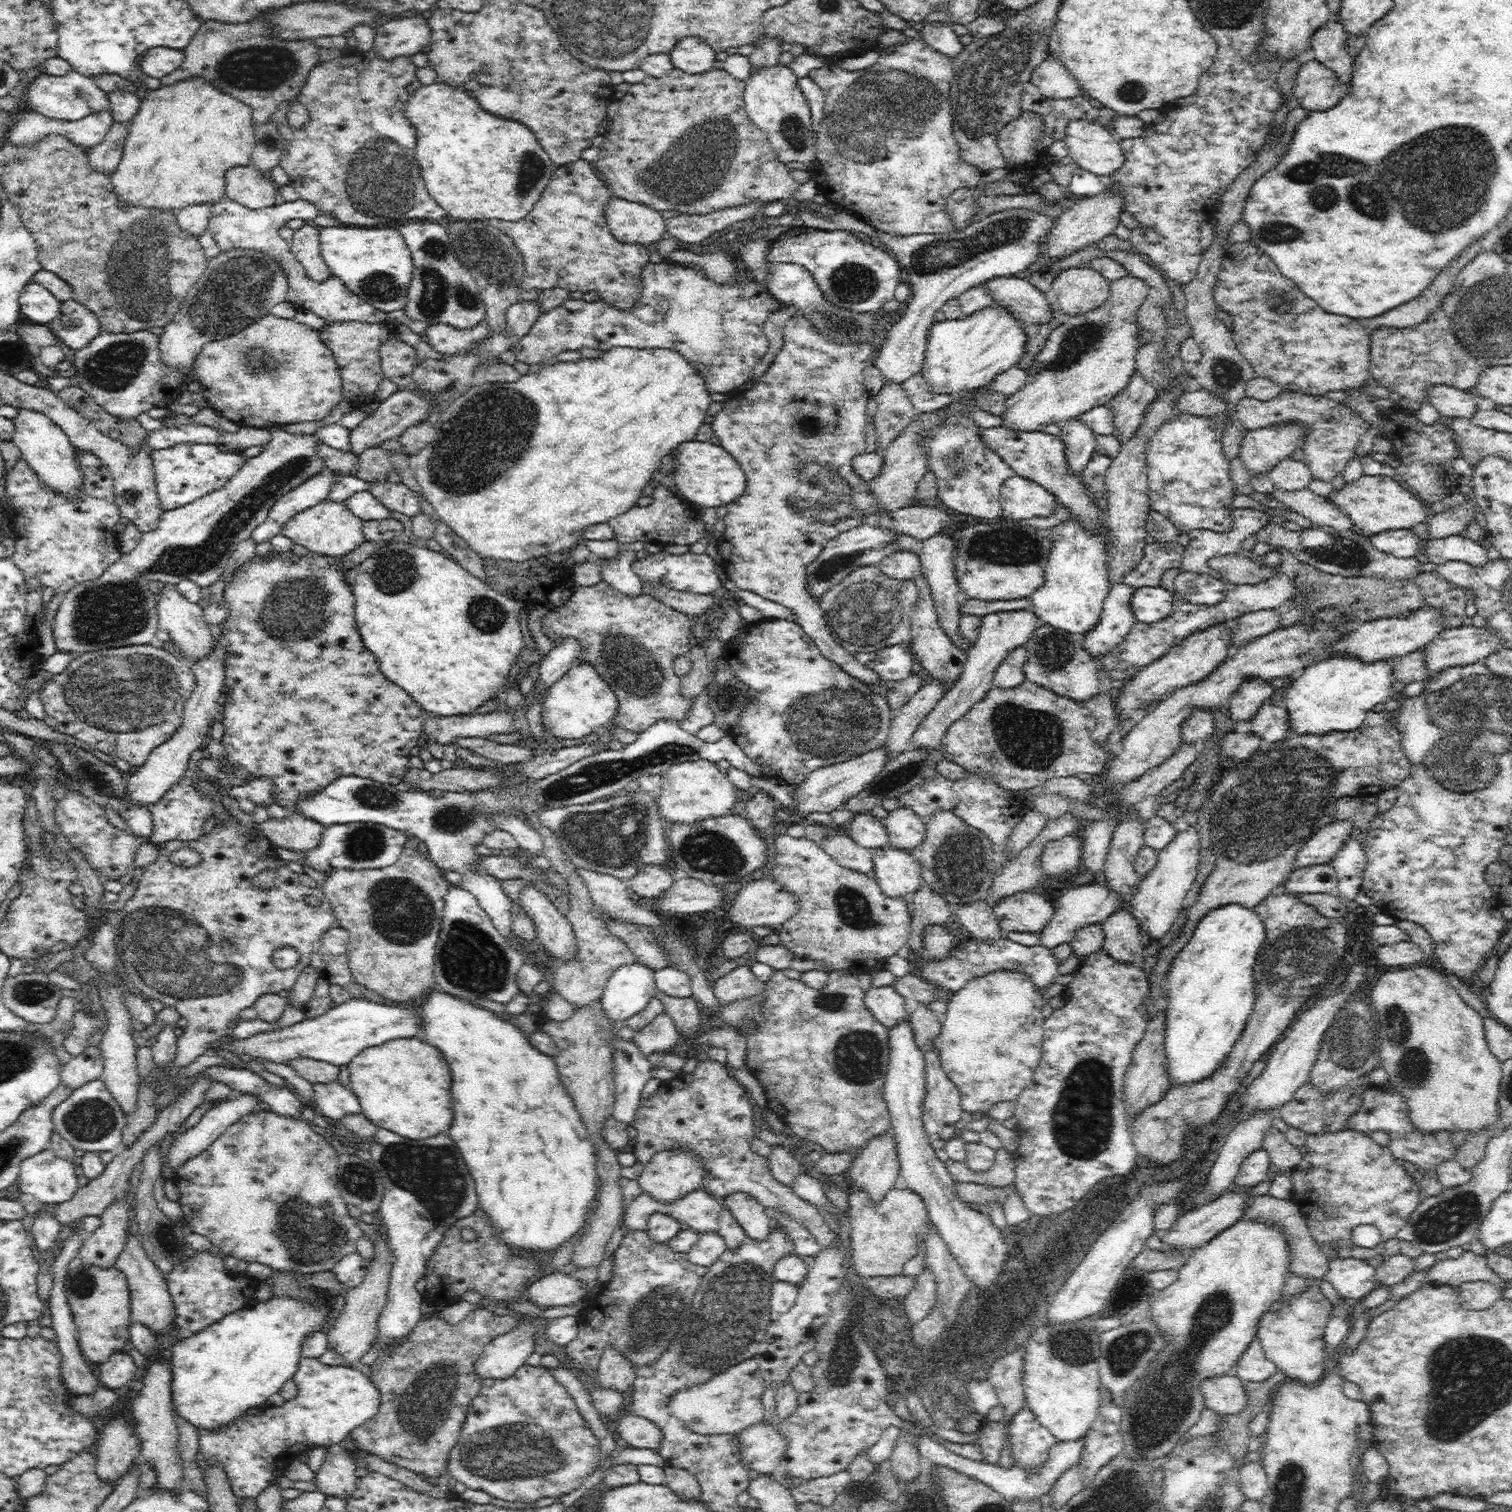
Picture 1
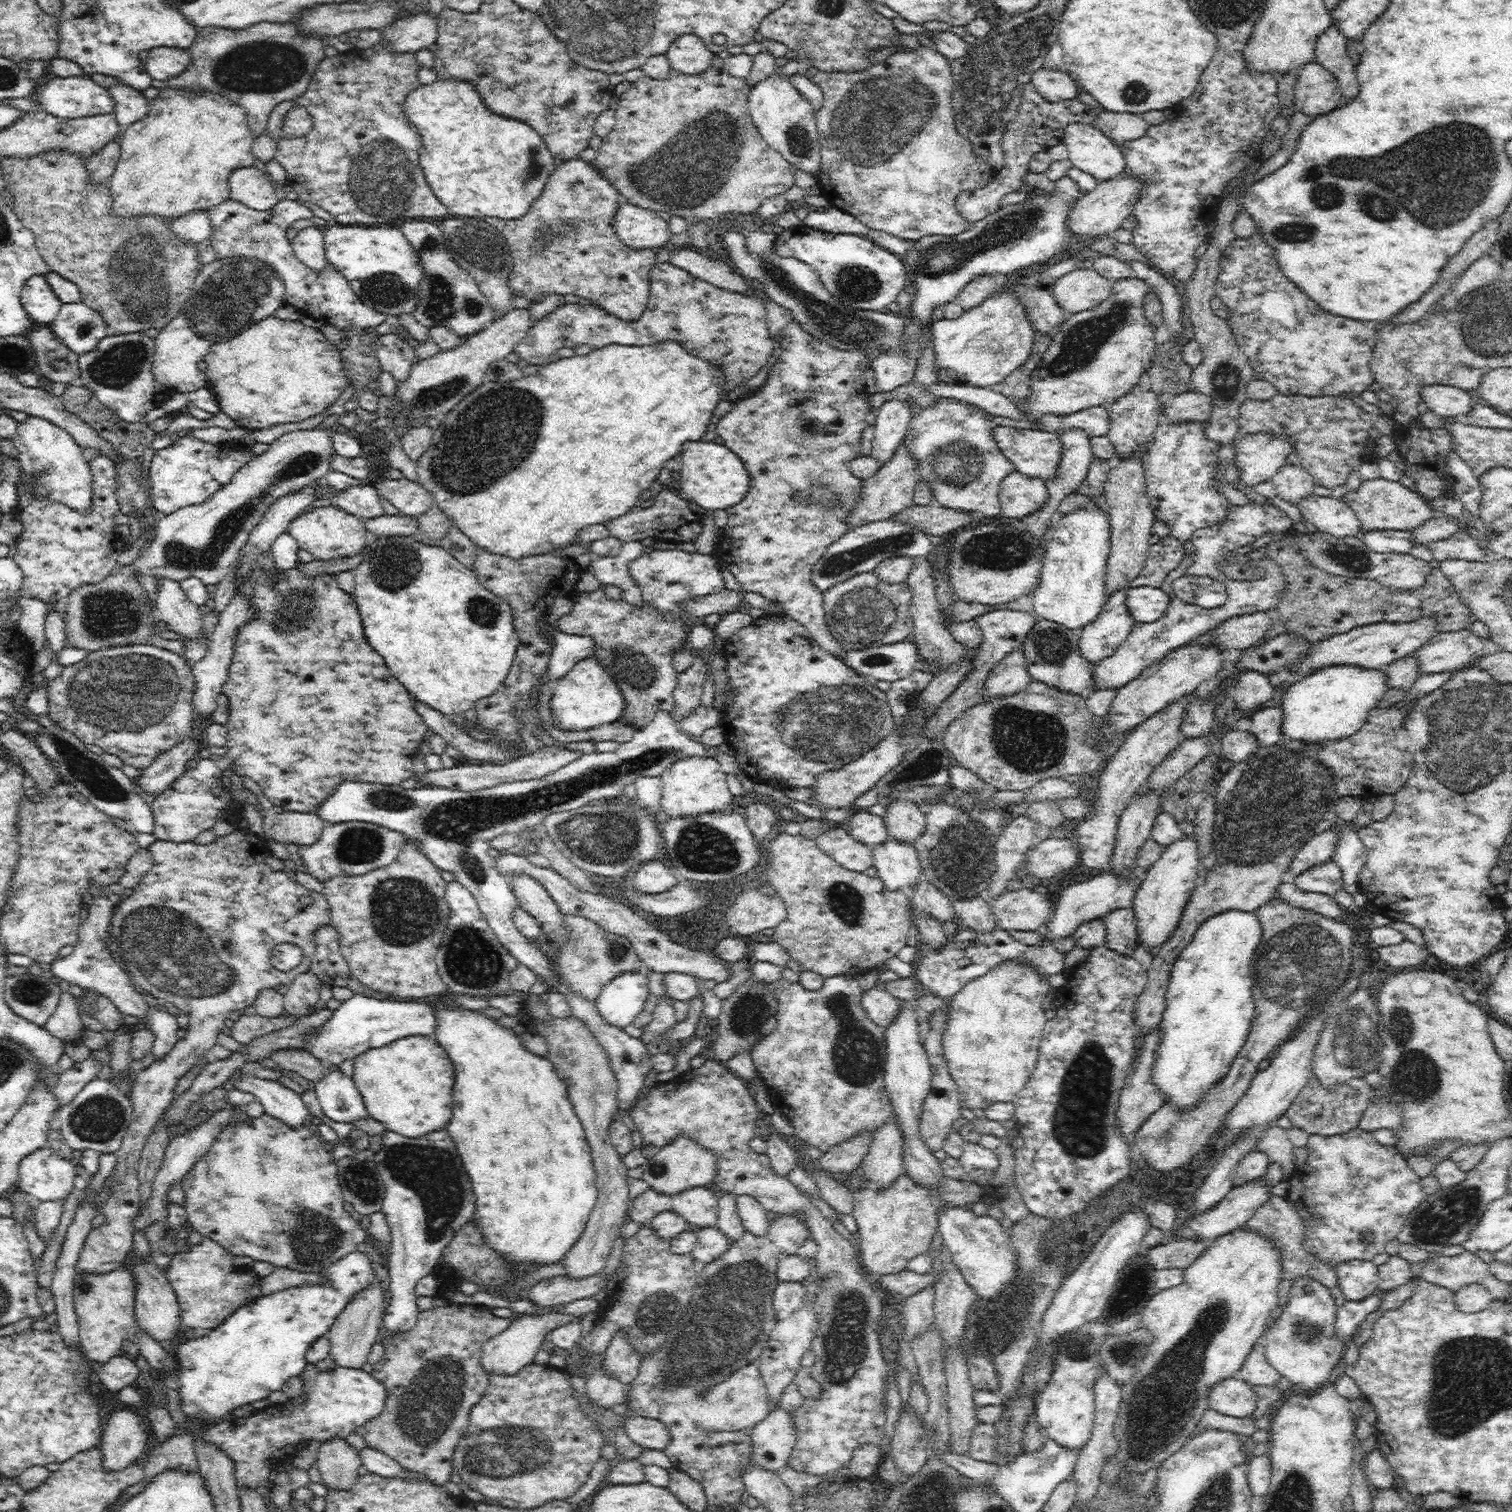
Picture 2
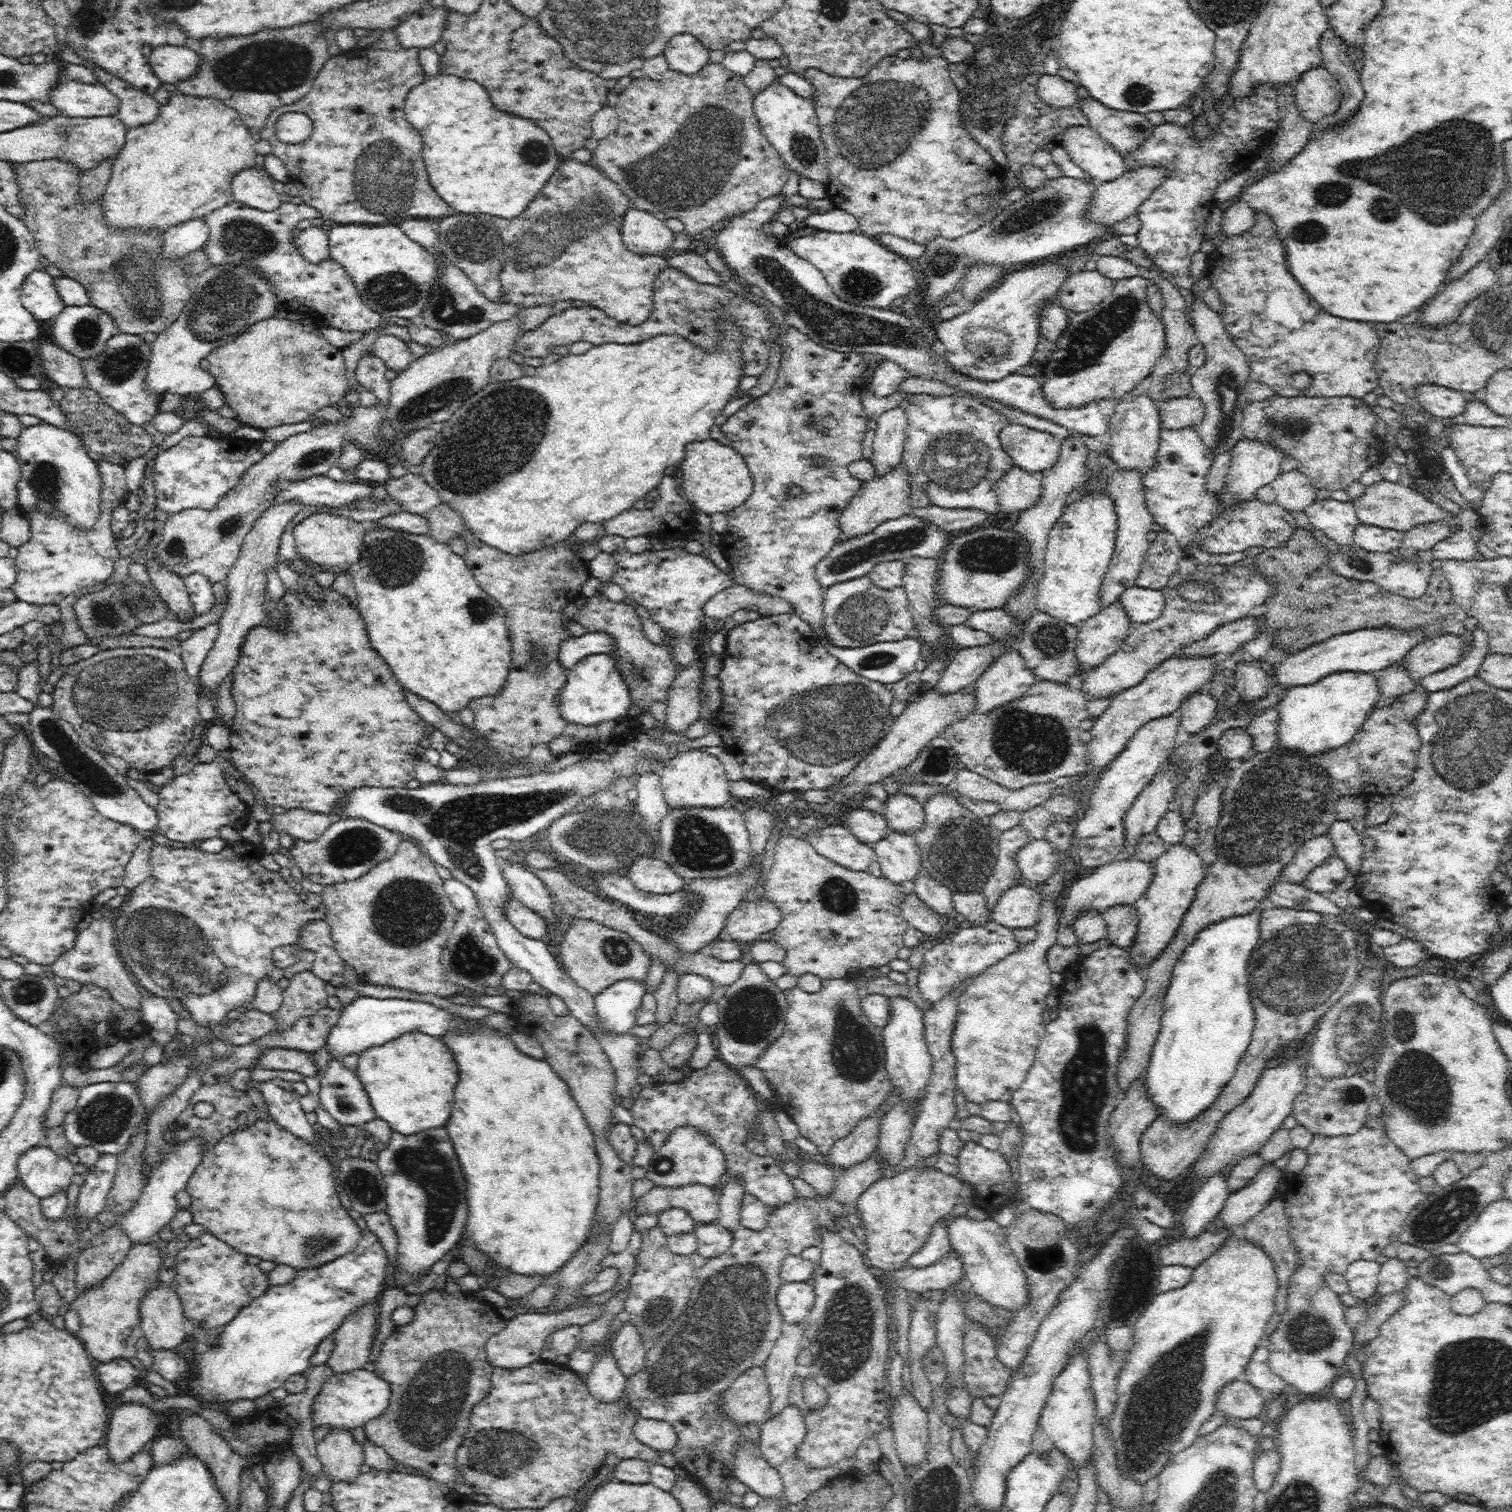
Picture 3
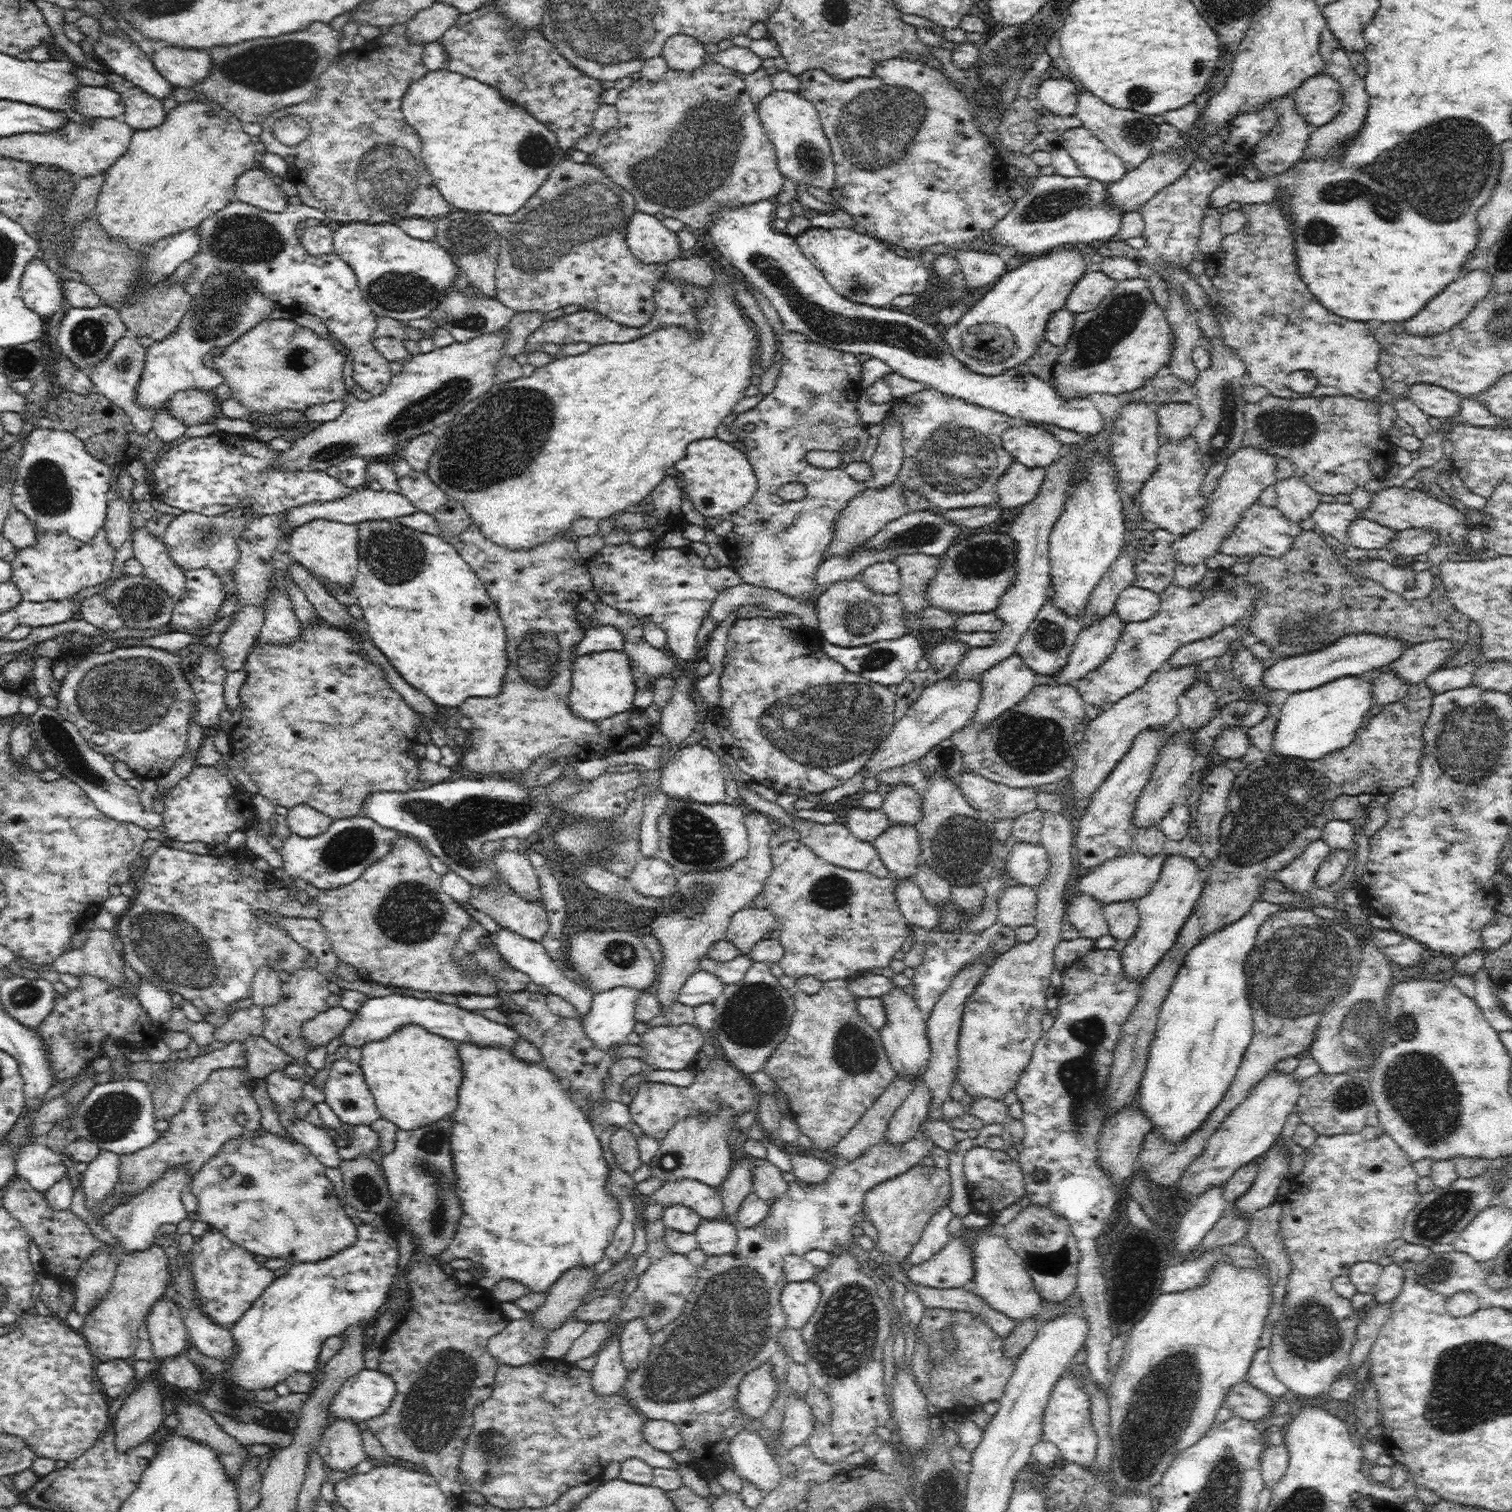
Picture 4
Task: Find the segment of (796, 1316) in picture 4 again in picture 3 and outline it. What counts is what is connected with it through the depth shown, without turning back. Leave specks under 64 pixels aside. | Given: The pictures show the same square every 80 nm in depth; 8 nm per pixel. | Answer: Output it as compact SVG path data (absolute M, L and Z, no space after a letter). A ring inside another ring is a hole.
M808 1281L784 1282L776 1292L776 1305L780 1308L784 1323L802 1323L814 1304L814 1287Z

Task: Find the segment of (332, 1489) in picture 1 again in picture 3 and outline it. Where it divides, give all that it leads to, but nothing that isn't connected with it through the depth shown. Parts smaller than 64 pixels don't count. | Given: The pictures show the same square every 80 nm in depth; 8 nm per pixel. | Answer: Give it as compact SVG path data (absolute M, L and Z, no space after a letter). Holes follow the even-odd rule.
M333 1428L317 1444L317 1456L323 1467L323 1475L333 1483L350 1482L362 1472L363 1445L360 1445L350 1429Z

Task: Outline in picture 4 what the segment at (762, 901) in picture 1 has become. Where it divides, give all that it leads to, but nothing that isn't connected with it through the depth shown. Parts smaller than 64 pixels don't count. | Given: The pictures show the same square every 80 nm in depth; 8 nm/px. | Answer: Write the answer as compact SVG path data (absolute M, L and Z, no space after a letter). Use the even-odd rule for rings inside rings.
M768 908L741 909L734 914L725 936L742 954L751 952L763 935L776 929L776 917Z

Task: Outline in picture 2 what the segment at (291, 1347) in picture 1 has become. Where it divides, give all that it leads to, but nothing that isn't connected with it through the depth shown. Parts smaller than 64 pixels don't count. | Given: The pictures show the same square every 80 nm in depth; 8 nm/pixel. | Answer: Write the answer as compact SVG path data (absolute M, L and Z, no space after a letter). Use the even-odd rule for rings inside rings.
M354 1251L334 1261L326 1267L323 1275L326 1283L323 1285L300 1285L290 1287L270 1295L262 1295L250 1304L241 1306L232 1312L220 1326L215 1326L203 1338L193 1338L180 1344L176 1355L177 1370L173 1384L180 1393L181 1407L184 1414L193 1422L206 1425L214 1424L226 1417L233 1409L246 1404L266 1399L272 1392L280 1391L286 1379L300 1376L307 1366L306 1352L318 1338L326 1336L331 1326L336 1323L338 1314L346 1308L346 1304L366 1286L376 1279L376 1274L370 1265L370 1256L364 1252Z

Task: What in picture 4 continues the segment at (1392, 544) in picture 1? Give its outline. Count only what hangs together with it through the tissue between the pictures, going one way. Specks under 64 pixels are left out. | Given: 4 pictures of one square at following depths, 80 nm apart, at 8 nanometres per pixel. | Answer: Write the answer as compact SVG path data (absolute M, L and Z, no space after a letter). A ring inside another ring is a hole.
M1359 516L1353 520L1347 533L1354 546L1372 550L1372 548L1386 549L1398 531Z

